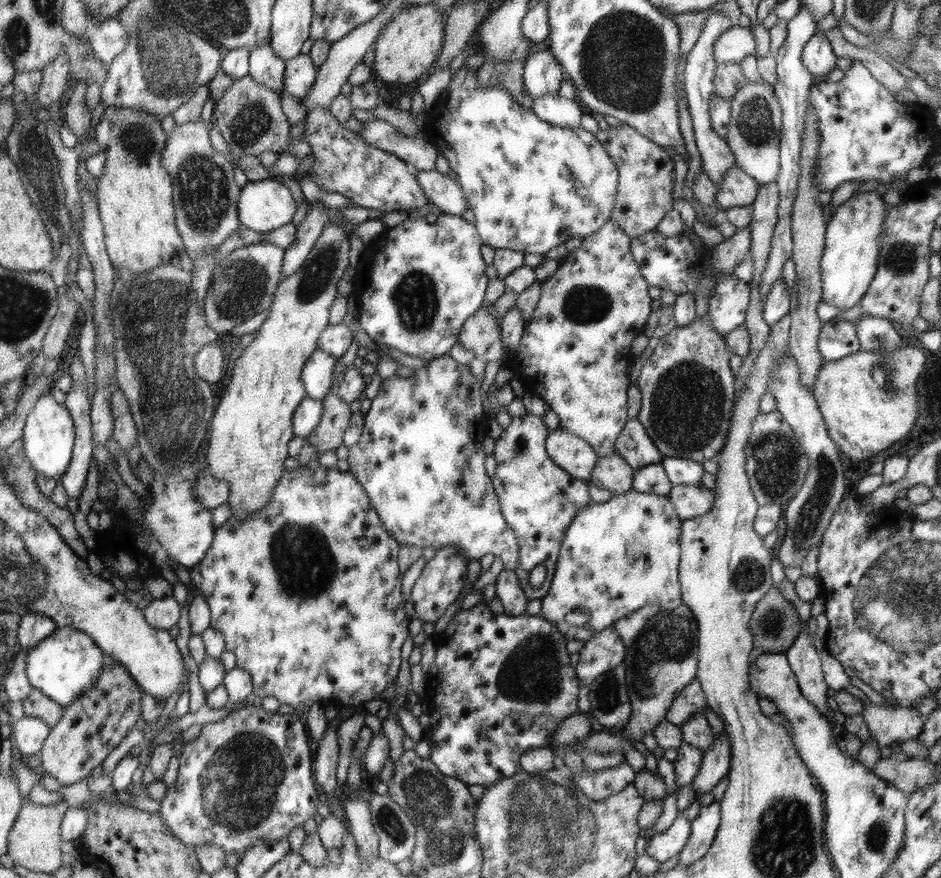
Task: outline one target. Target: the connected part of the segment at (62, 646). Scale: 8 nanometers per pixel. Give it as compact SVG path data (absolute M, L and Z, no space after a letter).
M71 626L57 628L39 646L29 648L26 652L26 674L30 684L63 707L70 706L91 684L95 684L95 680L105 667L103 649L91 636Z

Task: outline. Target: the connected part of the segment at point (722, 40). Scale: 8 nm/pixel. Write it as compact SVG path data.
M732 25L714 42L714 61L716 65L740 63L748 56L757 56L757 46L754 33L750 28Z

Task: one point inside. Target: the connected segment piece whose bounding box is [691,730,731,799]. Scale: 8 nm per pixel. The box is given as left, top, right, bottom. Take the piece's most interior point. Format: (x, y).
(715, 764)

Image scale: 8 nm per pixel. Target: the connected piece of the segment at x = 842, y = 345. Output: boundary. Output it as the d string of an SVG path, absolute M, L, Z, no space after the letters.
M837 316L821 324L817 345L826 362L842 360L861 348L855 323L850 323Z

